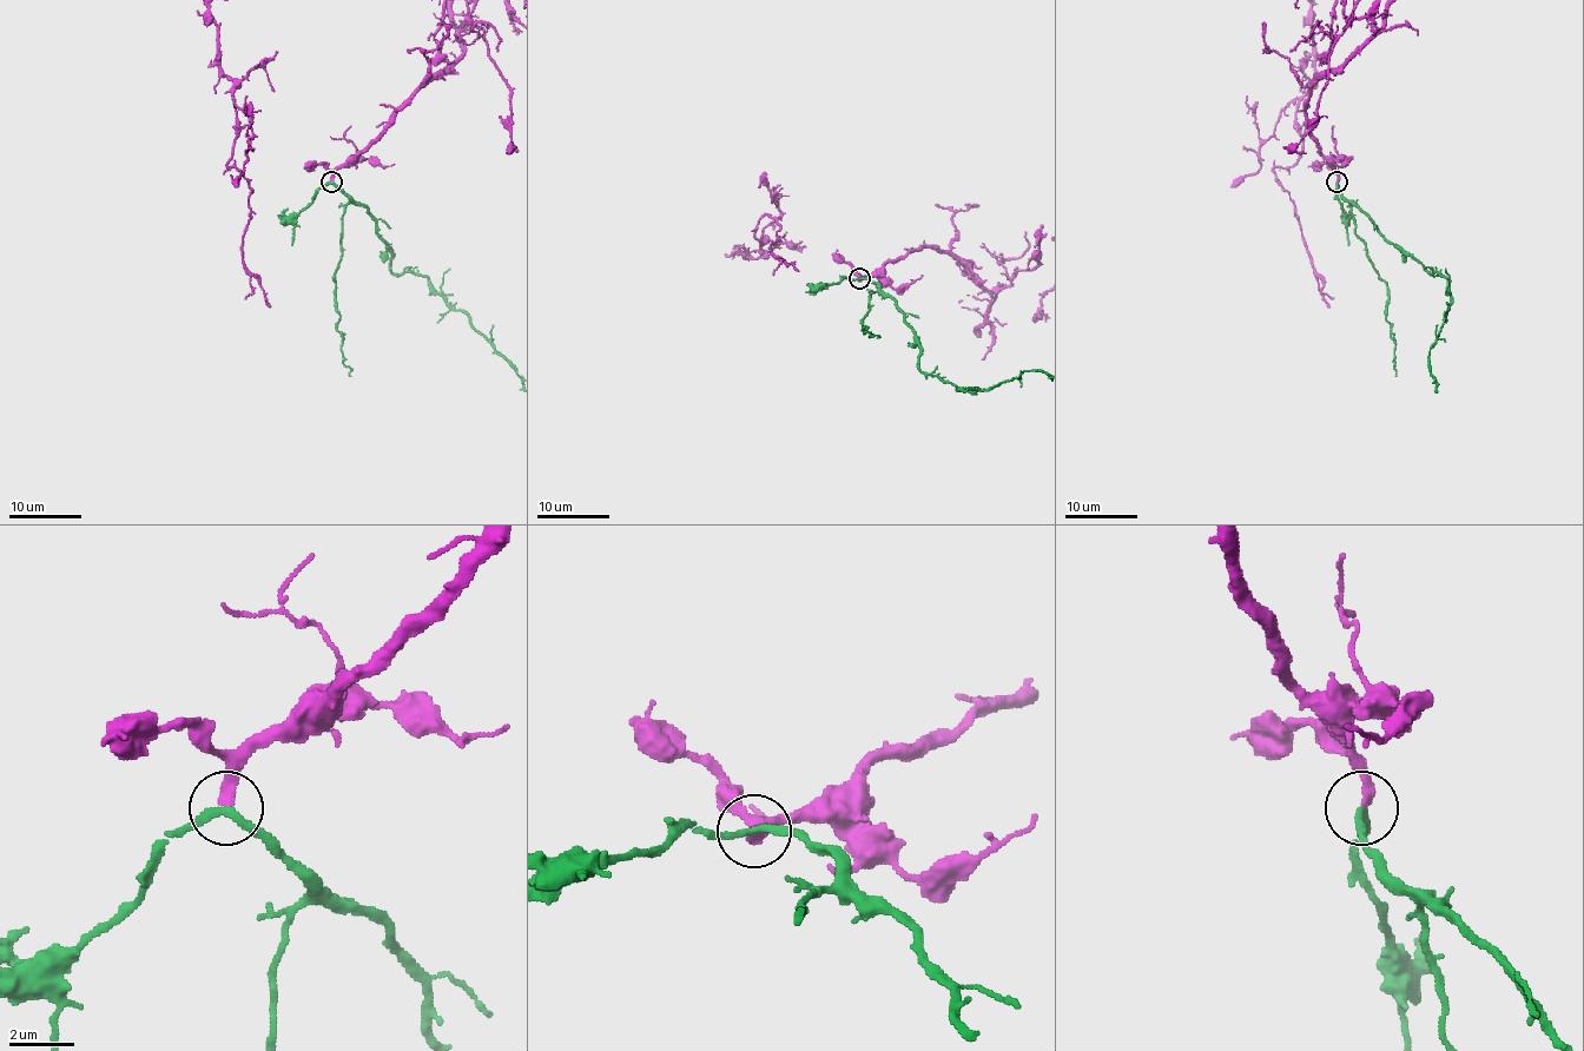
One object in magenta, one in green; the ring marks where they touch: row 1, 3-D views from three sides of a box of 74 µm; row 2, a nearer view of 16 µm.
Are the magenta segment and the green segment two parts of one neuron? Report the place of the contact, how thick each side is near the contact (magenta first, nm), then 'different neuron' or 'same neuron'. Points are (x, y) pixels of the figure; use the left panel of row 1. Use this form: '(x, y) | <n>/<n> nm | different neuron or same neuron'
(331, 182) | 320/220 nm | same neuron

